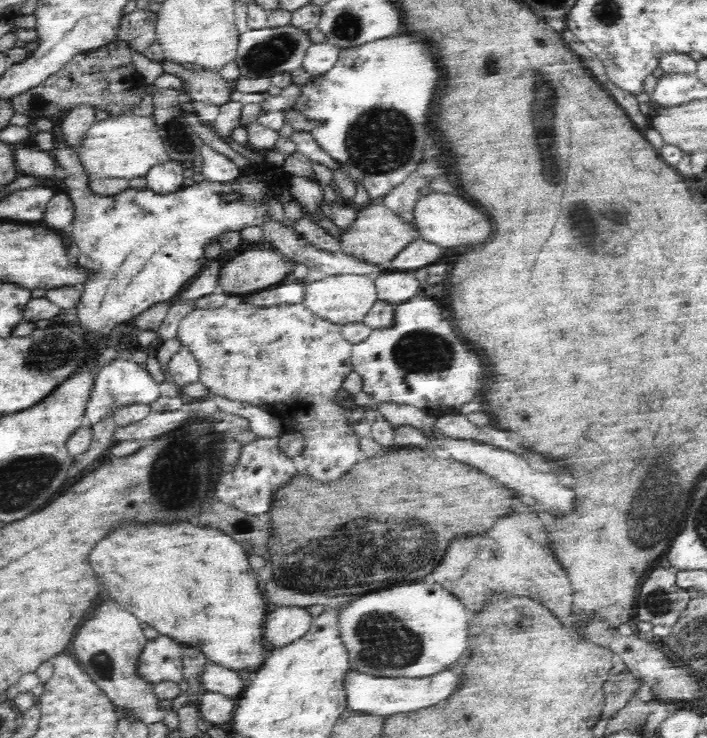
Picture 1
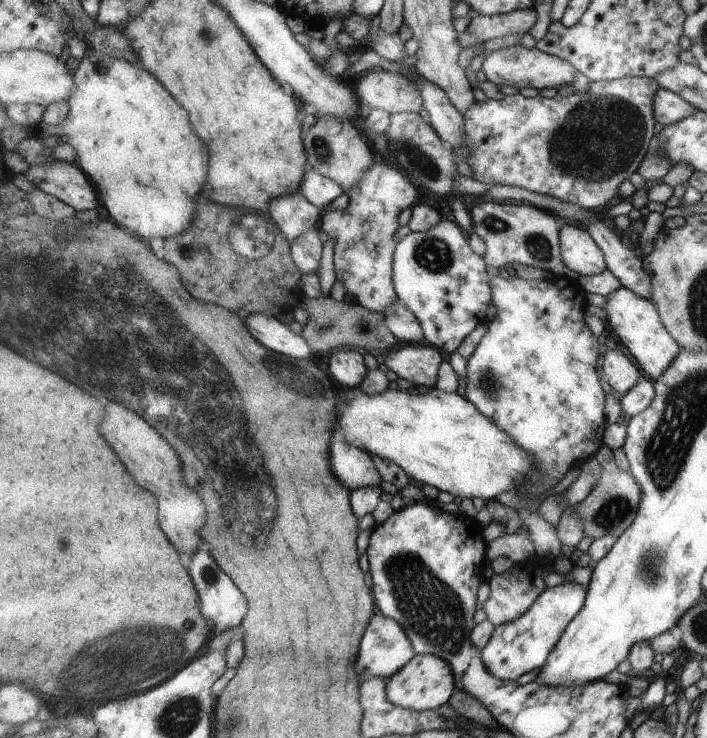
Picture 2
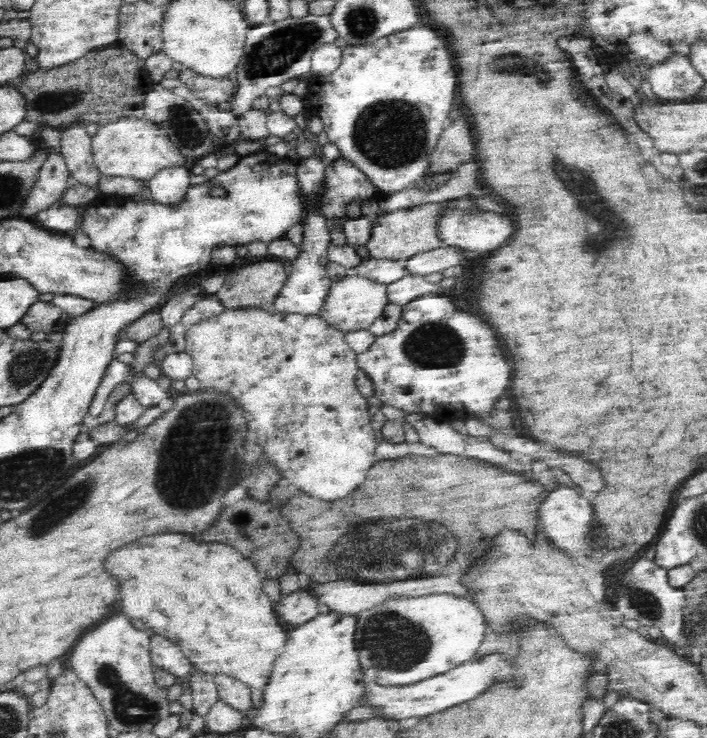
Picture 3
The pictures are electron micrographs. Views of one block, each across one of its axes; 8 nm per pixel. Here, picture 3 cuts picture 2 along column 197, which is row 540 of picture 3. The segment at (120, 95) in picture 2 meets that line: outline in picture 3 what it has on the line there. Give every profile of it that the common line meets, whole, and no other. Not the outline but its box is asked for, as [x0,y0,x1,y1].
[104,534,290,690]

